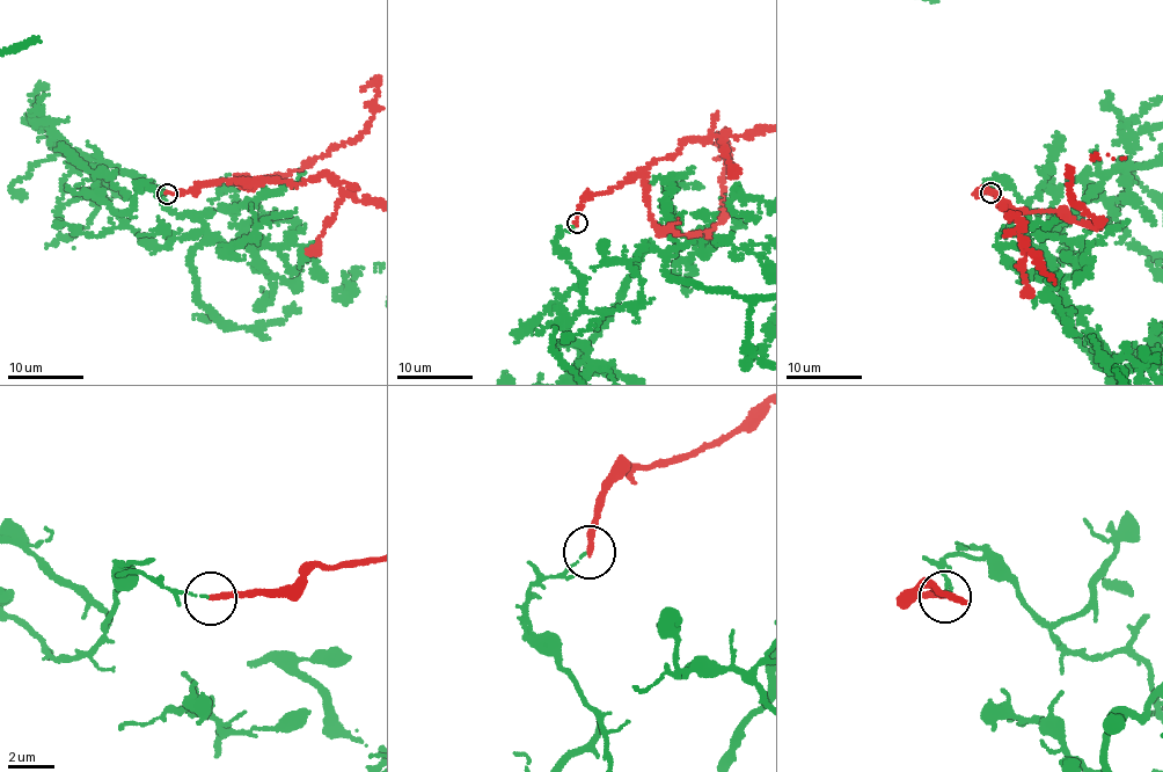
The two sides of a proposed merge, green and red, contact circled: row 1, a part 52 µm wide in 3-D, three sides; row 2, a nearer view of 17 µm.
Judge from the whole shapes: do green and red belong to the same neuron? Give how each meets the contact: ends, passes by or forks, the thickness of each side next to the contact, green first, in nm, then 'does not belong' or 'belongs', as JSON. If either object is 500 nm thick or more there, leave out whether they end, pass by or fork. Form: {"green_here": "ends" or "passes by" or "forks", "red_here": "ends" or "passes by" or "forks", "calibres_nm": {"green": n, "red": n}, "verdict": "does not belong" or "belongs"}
{"green_here": "ends", "red_here": "ends", "calibres_nm": {"green": 80, "red": 280}, "verdict": "does not belong"}

